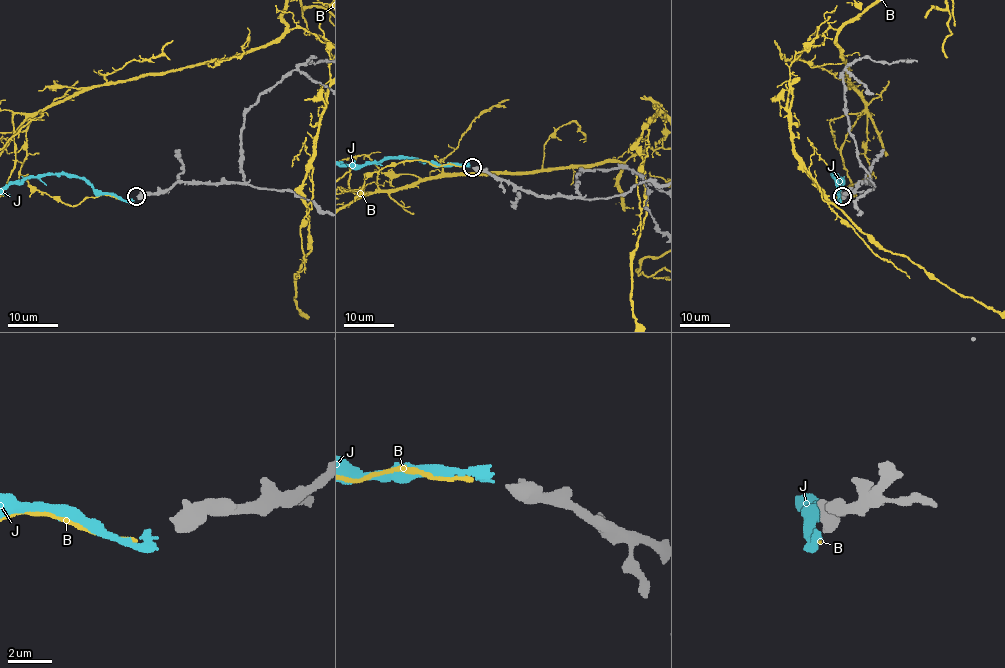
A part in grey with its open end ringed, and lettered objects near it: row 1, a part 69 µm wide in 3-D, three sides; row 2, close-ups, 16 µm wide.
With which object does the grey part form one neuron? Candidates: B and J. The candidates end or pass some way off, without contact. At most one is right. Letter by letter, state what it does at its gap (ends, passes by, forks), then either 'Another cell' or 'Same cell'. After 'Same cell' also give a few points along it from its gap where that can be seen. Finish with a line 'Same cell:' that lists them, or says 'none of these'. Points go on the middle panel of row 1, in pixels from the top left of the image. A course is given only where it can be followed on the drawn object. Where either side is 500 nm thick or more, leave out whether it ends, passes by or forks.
B: It ends there. Another cell
J: It ends there. Another cell
Same cell: none of these

